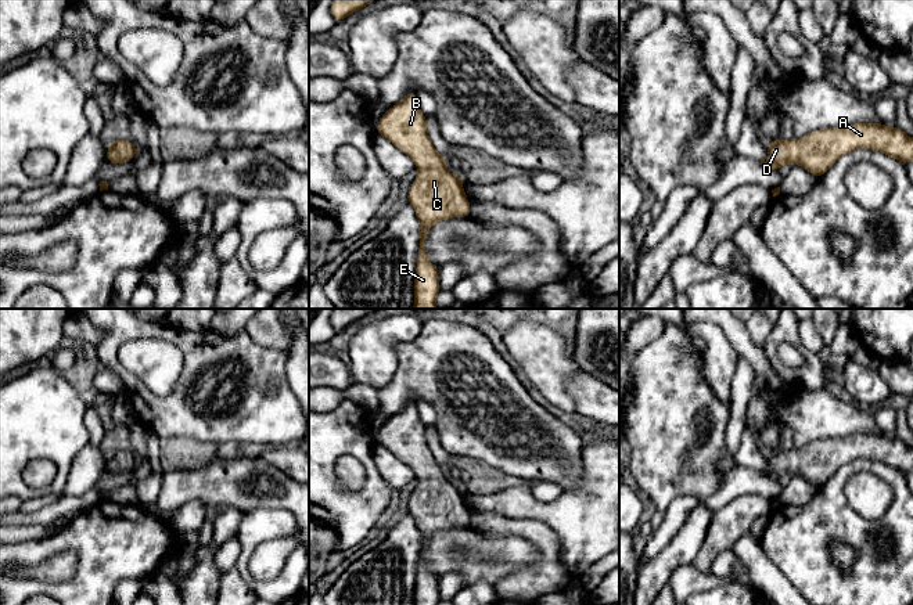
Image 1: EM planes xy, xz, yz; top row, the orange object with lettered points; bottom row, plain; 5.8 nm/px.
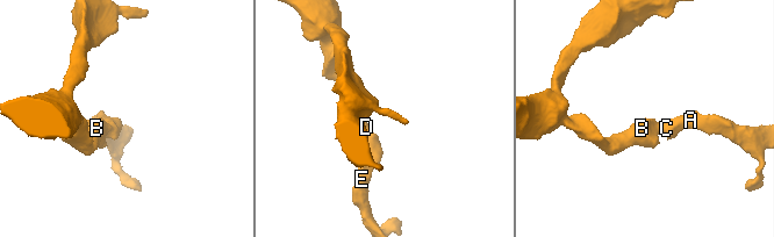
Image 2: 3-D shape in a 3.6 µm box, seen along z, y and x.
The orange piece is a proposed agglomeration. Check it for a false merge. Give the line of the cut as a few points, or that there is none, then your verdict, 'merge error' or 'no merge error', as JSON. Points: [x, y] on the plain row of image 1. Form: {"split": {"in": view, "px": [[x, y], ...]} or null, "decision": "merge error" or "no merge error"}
{"split": null, "decision": "no merge error"}

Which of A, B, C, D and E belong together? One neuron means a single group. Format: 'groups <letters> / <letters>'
groups A B C D E

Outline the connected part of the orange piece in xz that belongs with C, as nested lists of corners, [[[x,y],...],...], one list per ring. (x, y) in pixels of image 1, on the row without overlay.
[[[409,401],[381,426],[377,443],[409,465],[420,480],[407,507],[421,536],[414,605],[438,605],[439,579],[428,570],[424,550],[434,533],[471,526],[463,487],[453,485],[446,478],[446,468],[436,462],[416,403]]]

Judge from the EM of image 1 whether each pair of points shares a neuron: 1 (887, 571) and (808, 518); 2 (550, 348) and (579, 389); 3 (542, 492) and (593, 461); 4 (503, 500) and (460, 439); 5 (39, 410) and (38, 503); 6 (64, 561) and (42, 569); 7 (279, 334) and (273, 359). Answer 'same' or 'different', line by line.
1: same
2: different
3: different
4: different
5: different
6: same
7: different

